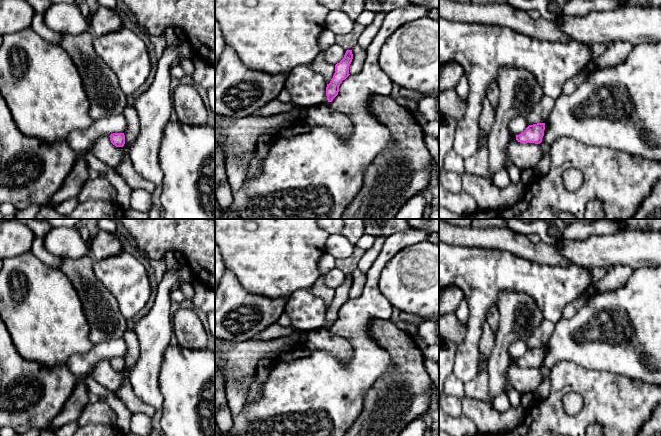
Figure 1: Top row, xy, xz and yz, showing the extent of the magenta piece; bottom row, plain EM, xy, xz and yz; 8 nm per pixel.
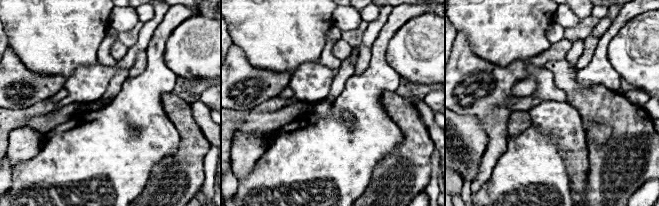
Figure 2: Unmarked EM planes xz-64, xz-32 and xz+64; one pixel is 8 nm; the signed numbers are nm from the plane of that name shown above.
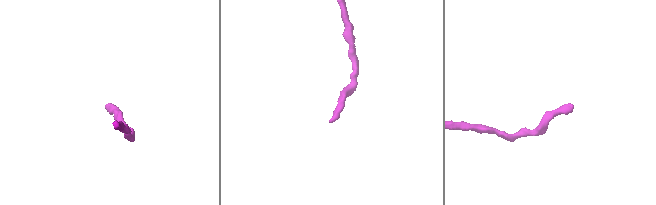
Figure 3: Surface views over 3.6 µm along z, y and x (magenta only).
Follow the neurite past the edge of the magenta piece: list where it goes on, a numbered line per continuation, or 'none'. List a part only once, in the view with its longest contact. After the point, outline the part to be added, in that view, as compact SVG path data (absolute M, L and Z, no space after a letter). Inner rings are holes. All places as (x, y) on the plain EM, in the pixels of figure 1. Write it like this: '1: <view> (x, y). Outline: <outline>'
none

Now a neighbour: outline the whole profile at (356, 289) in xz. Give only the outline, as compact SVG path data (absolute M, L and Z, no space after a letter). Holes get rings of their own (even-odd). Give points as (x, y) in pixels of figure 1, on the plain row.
M356 269L352 273L353 283L349 290L349 298L355 299L359 297L365 285L365 274Z

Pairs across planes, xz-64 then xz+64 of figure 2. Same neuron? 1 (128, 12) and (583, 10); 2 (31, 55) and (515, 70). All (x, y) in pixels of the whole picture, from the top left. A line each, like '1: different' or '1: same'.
1: different
2: different

